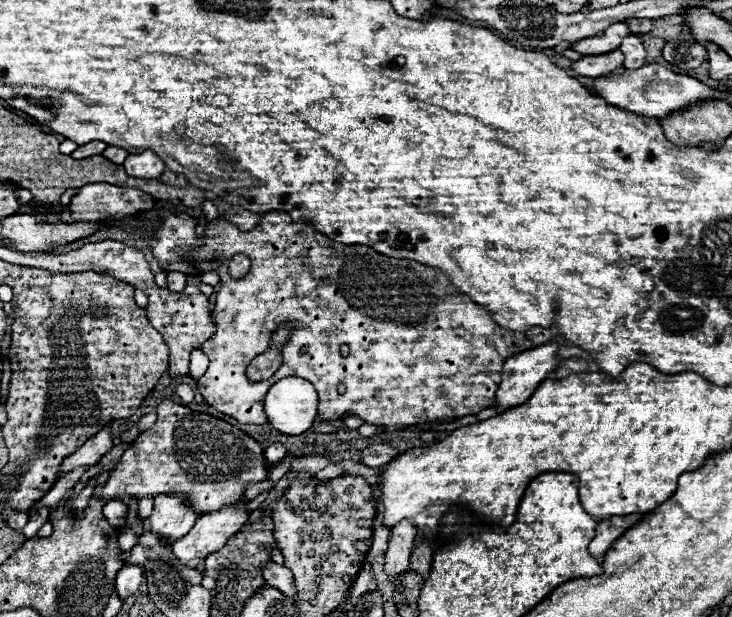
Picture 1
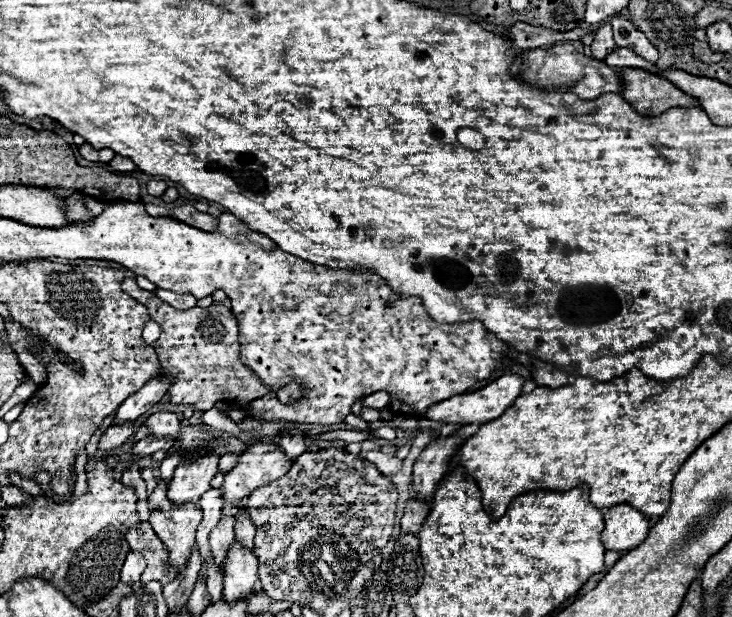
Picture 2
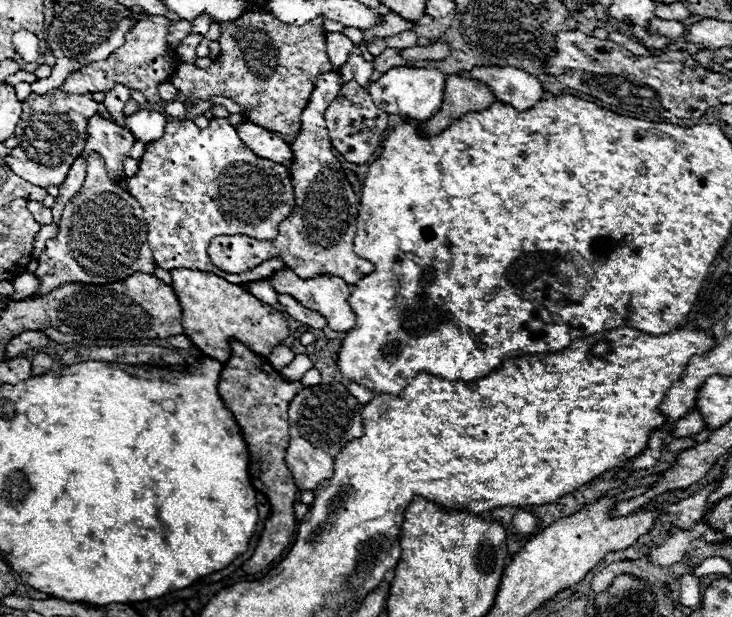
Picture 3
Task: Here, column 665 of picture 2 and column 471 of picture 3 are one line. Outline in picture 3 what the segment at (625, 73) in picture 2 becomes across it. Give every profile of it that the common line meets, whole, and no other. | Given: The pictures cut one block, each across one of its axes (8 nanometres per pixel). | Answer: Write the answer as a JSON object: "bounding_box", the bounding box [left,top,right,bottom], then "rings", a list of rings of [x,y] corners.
{"bounding_box":[424,74,496,134],"rings":[[[450,74],[444,88],[444,104],[432,120],[426,120],[424,126],[430,134],[438,134],[448,128],[448,124],[462,114],[468,112],[482,112],[496,102],[496,96],[490,88],[478,80],[464,78],[458,74]]]}

